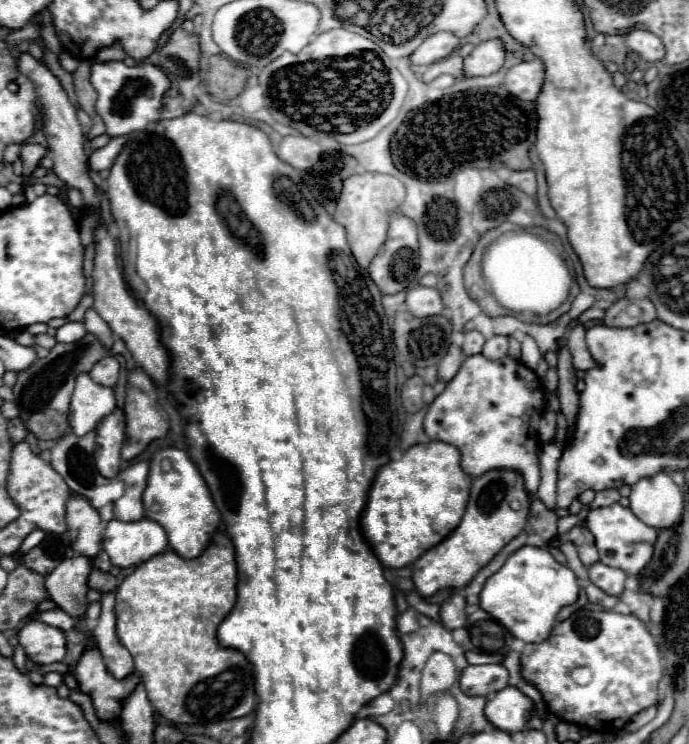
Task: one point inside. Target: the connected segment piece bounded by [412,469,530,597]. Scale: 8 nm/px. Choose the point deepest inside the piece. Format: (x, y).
(497, 510)

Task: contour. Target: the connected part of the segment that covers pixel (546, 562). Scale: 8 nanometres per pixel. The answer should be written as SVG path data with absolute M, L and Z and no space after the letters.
M524 545L486 579L480 593L480 607L500 621L516 639L522 639L524 643L540 643L548 639L560 609L578 601L578 593L578 579L570 567L558 563L544 547Z

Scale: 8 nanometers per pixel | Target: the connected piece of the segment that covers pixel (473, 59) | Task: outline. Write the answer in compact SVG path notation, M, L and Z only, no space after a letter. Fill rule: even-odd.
M488 39L474 47L474 51L464 59L464 71L468 77L496 73L506 59L506 49L500 39Z

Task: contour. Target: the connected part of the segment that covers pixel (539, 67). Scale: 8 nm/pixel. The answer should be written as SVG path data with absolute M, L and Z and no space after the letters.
M540 59L514 65L504 79L504 89L524 101L536 101L544 83L544 63Z

